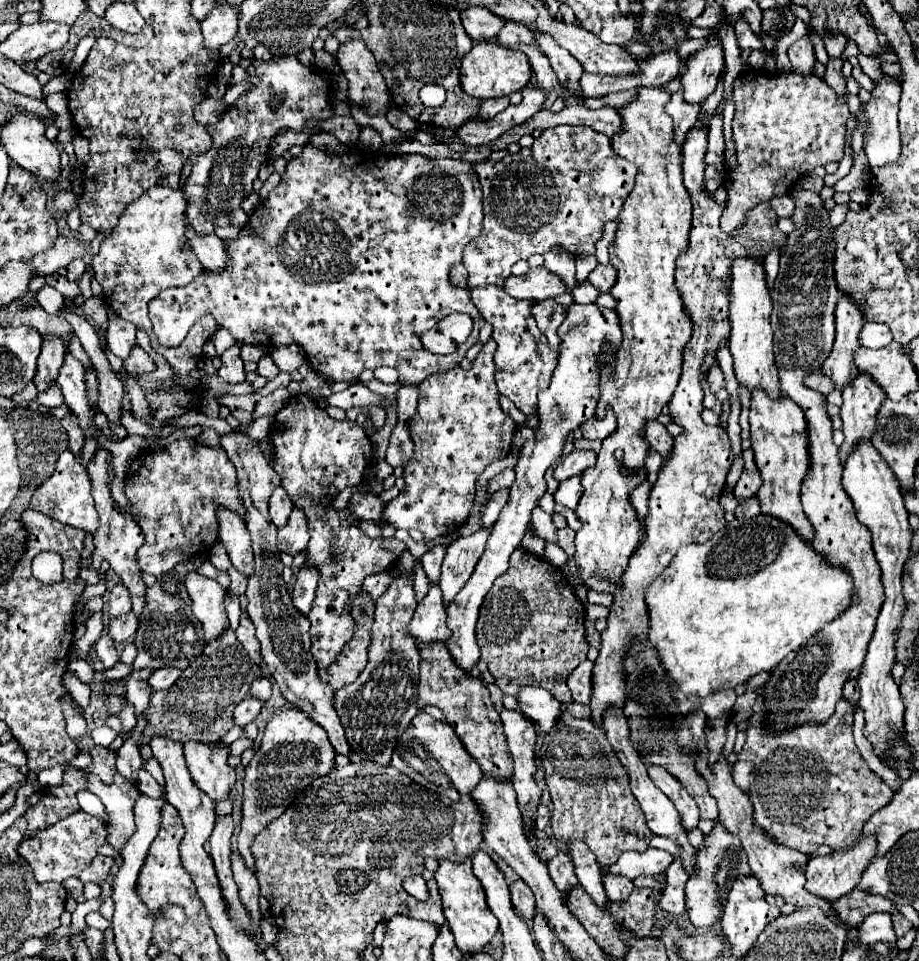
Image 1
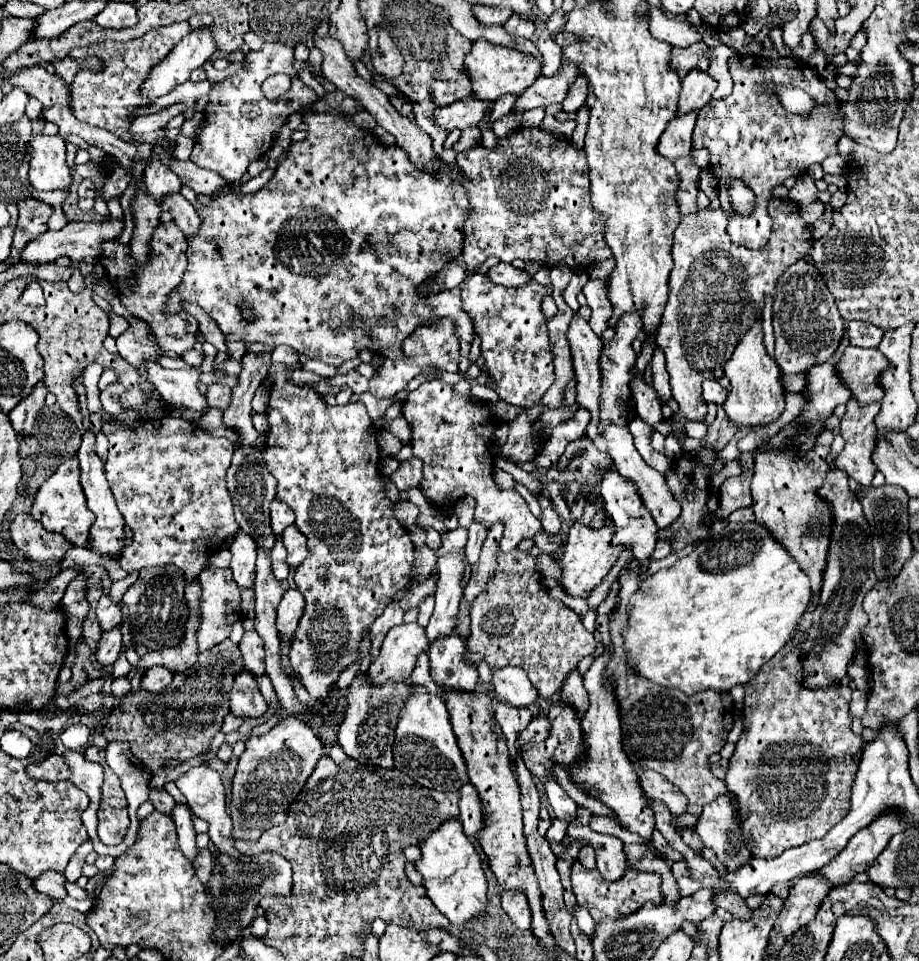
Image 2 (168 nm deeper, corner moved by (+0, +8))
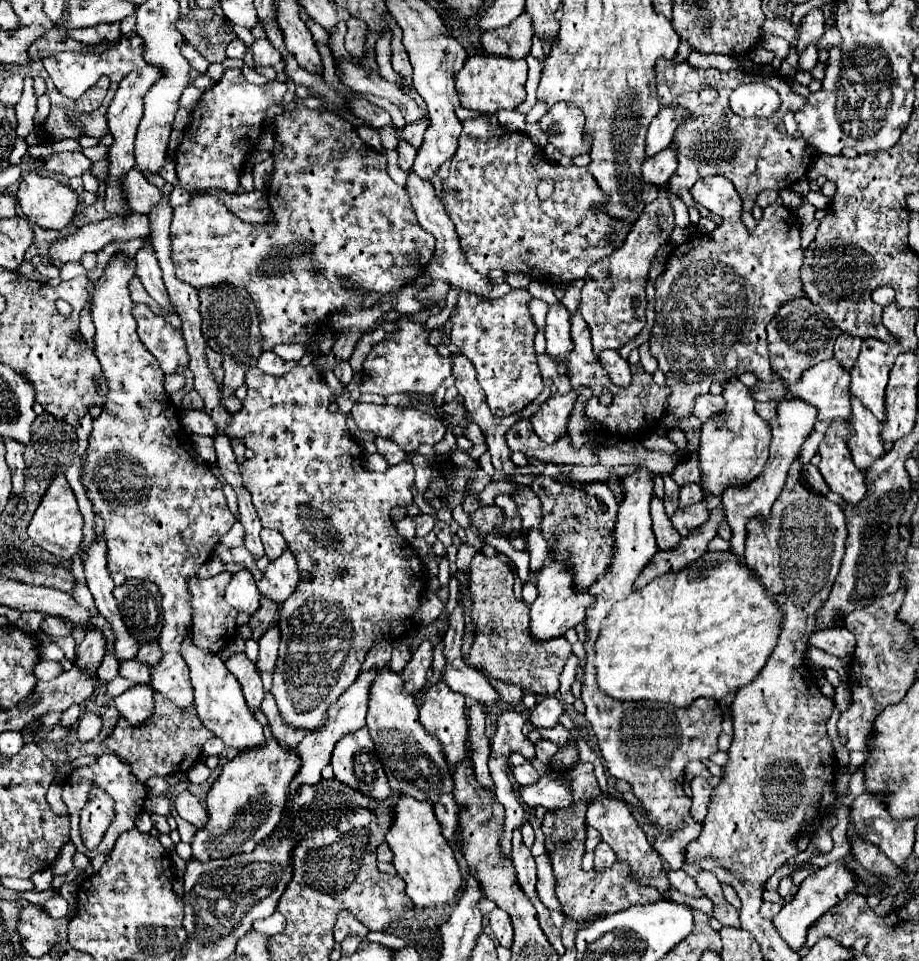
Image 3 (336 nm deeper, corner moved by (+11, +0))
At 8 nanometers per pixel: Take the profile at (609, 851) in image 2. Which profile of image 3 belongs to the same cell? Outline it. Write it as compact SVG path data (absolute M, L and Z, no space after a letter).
M599 842L595 848L595 868L605 870L605 868L611 868L613 864L615 864L613 850L605 842Z

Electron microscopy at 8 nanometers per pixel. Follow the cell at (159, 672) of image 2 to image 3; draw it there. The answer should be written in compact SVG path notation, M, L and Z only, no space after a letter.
M133 686L115 698L115 708L131 726L143 726L153 716L153 690L149 686Z

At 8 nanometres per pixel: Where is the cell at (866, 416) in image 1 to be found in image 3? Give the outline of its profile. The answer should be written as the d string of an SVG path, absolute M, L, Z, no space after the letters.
M831 422L823 442L819 444L821 464L817 466L831 492L839 494L847 504L857 504L865 496L865 476L853 466L845 438L849 436L847 422Z

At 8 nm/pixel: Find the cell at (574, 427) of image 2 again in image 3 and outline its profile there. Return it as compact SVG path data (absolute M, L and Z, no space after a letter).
M571 390L567 394L553 394L531 416L531 426L543 442L553 444L557 438L561 438L565 434L565 426L567 426L575 400L577 400L575 390Z

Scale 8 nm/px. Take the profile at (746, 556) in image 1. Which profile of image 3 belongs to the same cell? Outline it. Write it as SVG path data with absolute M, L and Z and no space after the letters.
M729 550L725 552L705 552L697 562L693 562L693 566L687 566L685 570L677 572L677 574L663 574L655 580L651 580L645 588L631 592L625 600L617 602L611 610L611 614L605 618L605 622L601 622L601 632L599 638L595 642L595 668L597 668L597 686L601 692L605 692L607 696L621 700L621 702L639 702L639 700L653 700L653 702L665 702L665 704L673 704L673 706L689 706L693 700L705 696L705 698L715 698L721 700L725 698L729 692L745 686L747 682L751 682L757 672L761 672L761 668L765 666L769 654L773 652L779 632L783 626L783 614L777 606L777 602L771 598L771 594L757 582L757 578L753 578L753 572L749 572L749 568L743 562L737 562L737 558L733 558L733 554L729 554Z

